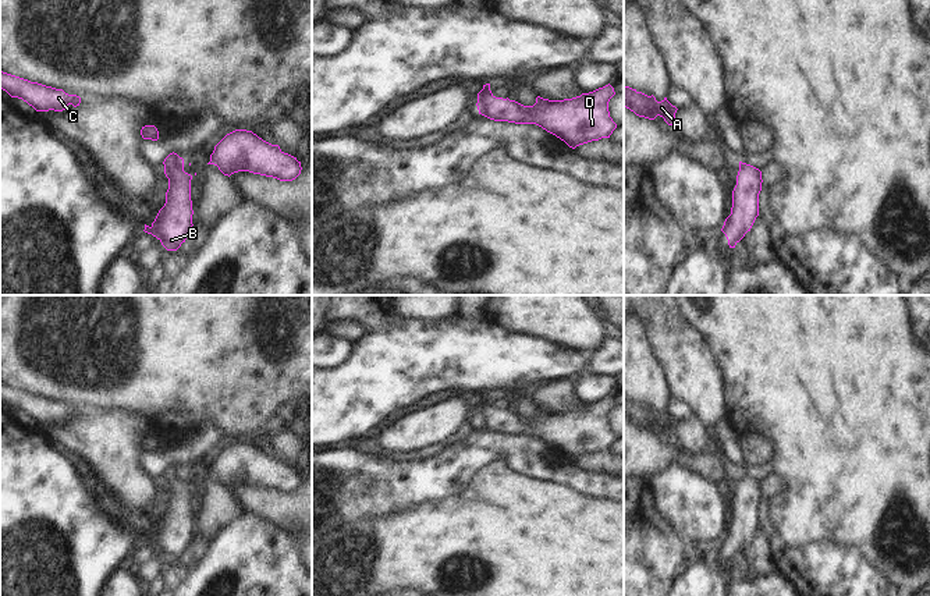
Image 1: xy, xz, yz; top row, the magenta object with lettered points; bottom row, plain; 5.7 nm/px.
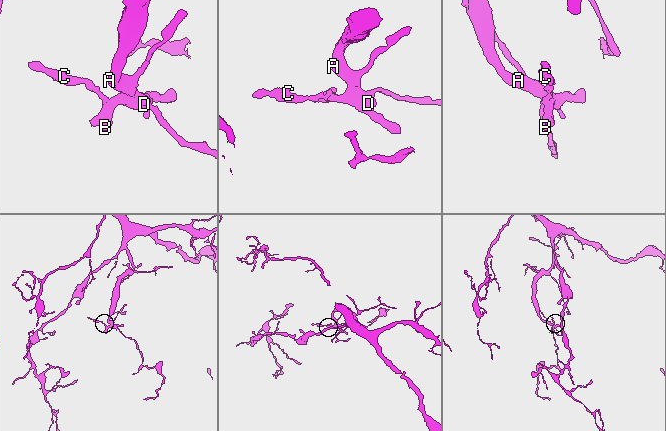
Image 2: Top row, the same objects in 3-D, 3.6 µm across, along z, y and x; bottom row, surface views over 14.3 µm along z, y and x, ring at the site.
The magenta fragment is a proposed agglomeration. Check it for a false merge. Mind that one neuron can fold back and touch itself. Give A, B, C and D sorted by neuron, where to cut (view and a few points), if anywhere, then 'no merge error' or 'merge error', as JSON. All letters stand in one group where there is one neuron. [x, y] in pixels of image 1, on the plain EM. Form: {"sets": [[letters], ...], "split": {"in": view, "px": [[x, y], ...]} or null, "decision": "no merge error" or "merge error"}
{"sets": [["A", "B", "C", "D"]], "split": null, "decision": "no merge error"}

